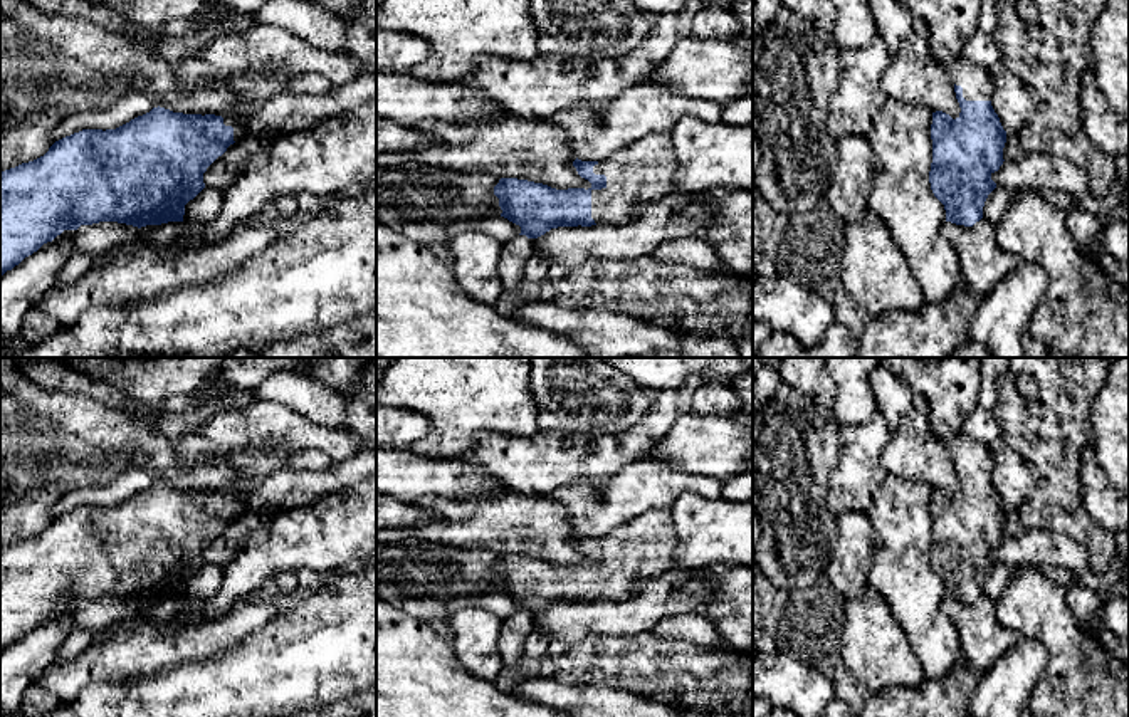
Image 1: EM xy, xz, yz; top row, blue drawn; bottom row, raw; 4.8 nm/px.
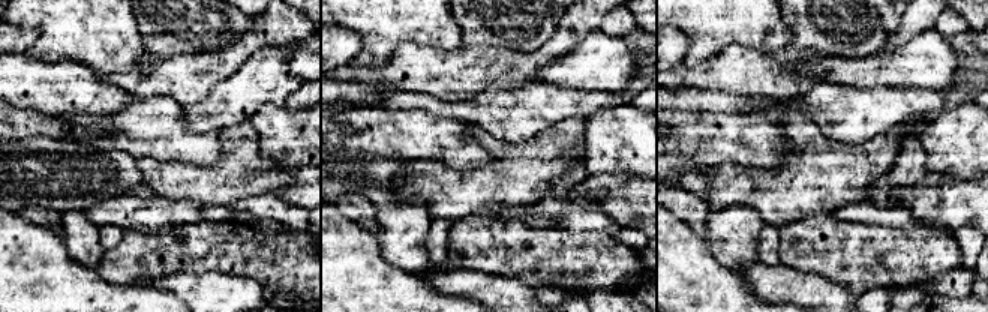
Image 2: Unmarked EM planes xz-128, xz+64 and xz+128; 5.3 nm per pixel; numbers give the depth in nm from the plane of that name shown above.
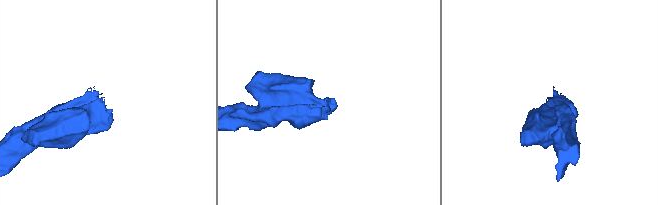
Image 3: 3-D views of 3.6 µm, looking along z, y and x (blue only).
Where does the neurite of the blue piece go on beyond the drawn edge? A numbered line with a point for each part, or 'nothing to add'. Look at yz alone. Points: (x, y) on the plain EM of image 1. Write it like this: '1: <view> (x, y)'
1: yz (978, 460)

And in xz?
1: xz (640, 549)

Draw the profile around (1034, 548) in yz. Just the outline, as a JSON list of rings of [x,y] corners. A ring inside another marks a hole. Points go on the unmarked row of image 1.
[[[1025,531],[1016,537],[1003,537],[991,549],[996,563],[1005,566],[1057,566],[1075,574],[1089,571],[1089,557],[1084,549],[1065,534],[1050,531]]]

